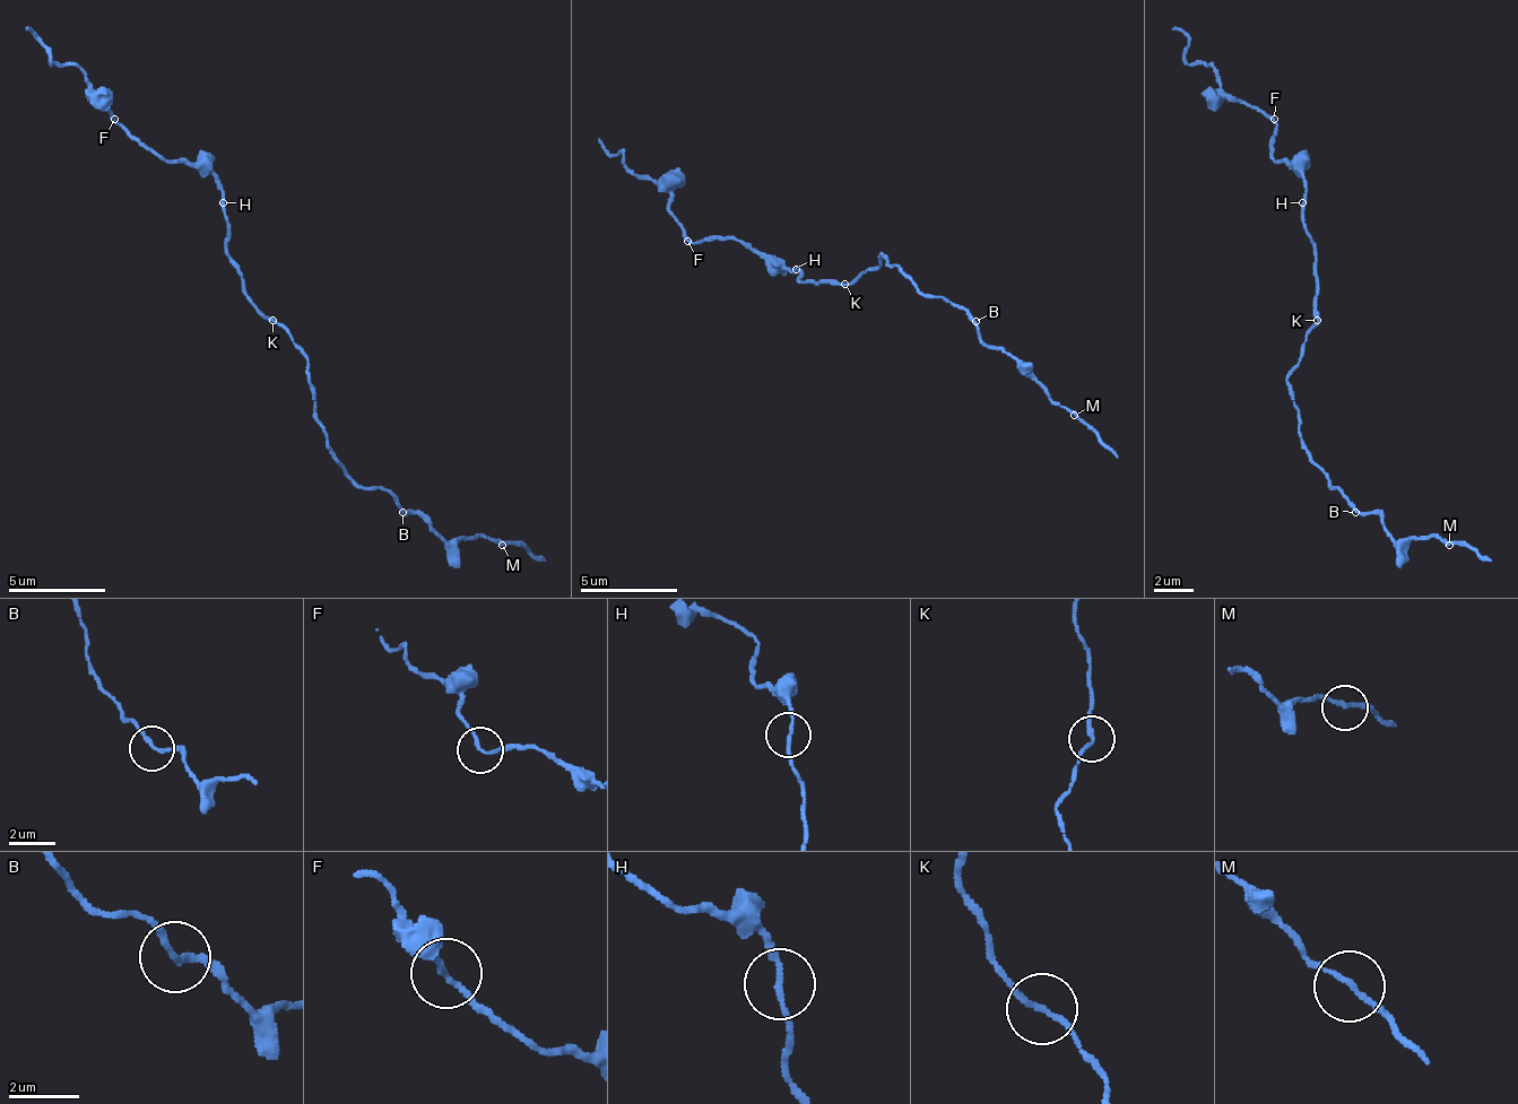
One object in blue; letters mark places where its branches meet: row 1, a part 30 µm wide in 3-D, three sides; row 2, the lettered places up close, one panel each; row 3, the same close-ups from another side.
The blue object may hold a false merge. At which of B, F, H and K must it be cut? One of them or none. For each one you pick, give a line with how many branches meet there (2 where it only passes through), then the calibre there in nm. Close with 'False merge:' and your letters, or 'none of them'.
False merge: none of them

